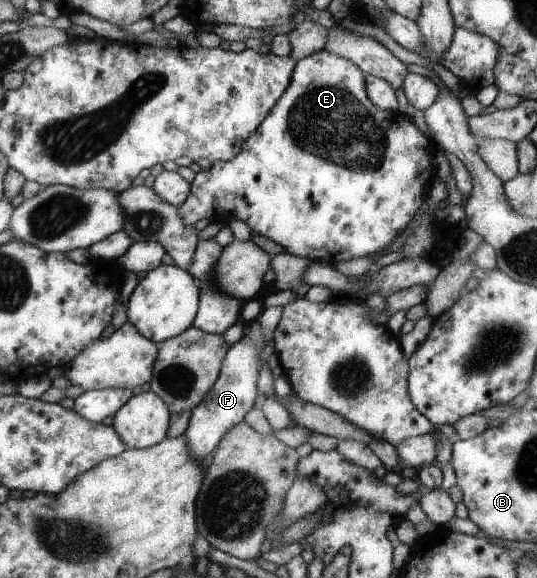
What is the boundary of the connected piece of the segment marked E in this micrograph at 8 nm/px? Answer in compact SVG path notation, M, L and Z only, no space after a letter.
M320 49L304 58L295 61L289 83L278 100L272 105L264 120L250 133L242 143L240 152L227 161L214 161L207 170L199 171L194 175L193 182L189 183L189 193L182 204L179 204L177 213L183 221L193 226L197 220L206 218L208 221L220 222L228 225L230 219L242 220L250 232L259 234L279 244L284 252L314 261L333 265L338 261L347 261L353 258L374 257L379 251L392 242L392 239L413 220L416 210L424 202L424 193L428 183L436 177L431 165L431 159L436 153L435 146L428 138L419 132L405 116L381 111L376 108L367 97L365 91L364 74L349 60L330 54Z

